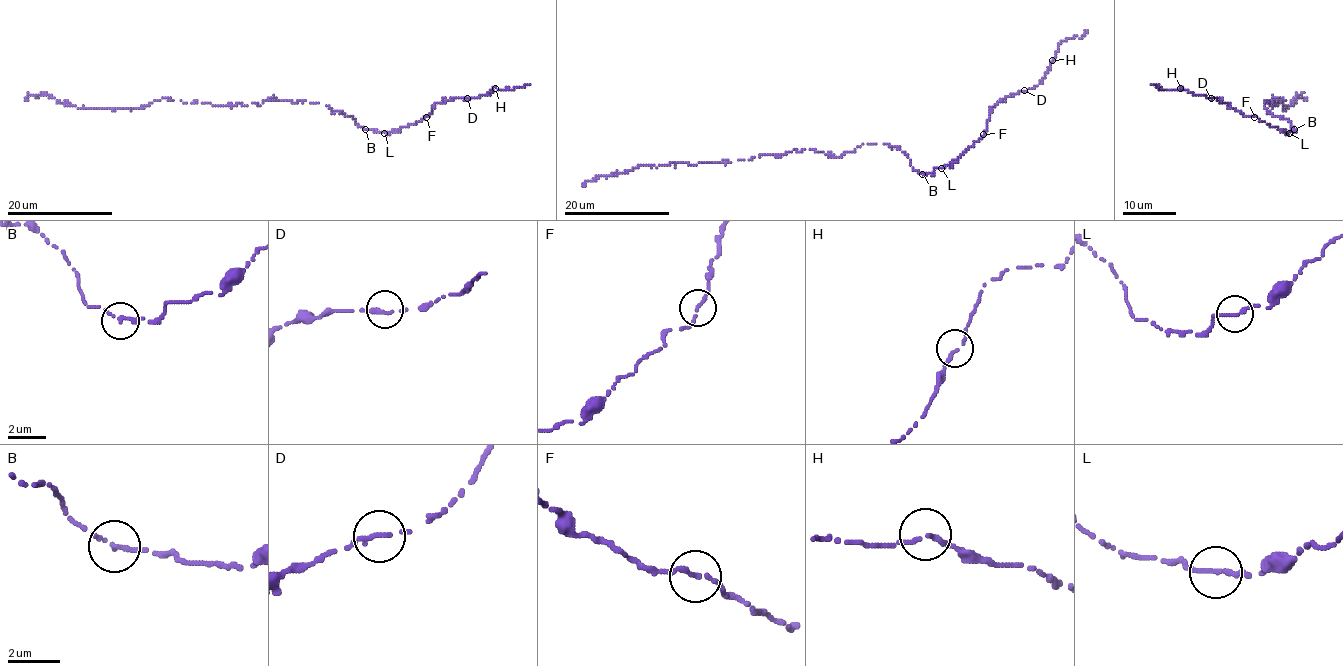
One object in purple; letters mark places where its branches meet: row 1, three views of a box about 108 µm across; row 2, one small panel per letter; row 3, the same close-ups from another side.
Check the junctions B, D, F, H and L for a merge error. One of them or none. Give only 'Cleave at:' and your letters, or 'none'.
Cleave at: none

